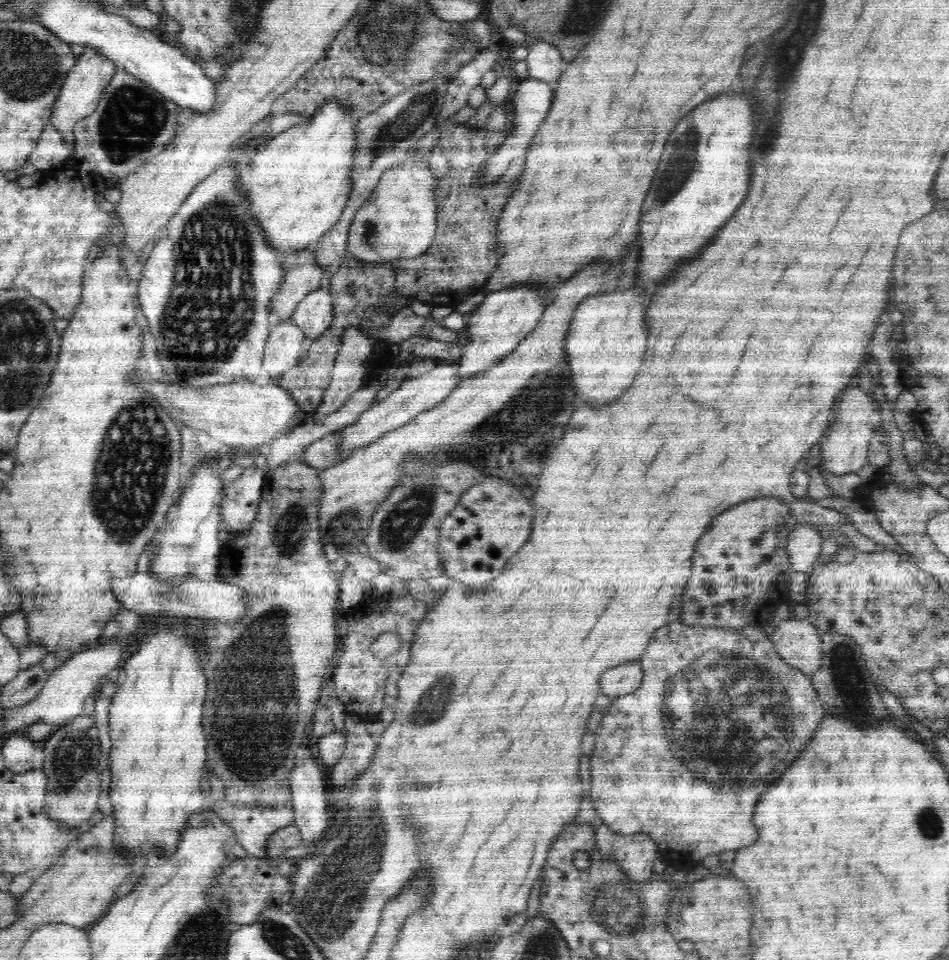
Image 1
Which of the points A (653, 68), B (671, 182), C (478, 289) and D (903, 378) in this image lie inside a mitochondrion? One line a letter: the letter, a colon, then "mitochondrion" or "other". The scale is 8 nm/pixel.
A: other
B: mitochondrion
C: other
D: other

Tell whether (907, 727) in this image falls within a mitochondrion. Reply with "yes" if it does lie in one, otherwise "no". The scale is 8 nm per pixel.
no

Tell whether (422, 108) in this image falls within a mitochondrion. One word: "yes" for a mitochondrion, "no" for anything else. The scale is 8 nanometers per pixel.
yes

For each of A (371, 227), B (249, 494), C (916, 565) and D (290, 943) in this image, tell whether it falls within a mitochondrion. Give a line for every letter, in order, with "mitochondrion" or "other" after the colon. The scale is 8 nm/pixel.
A: mitochondrion
B: other
C: other
D: mitochondrion

